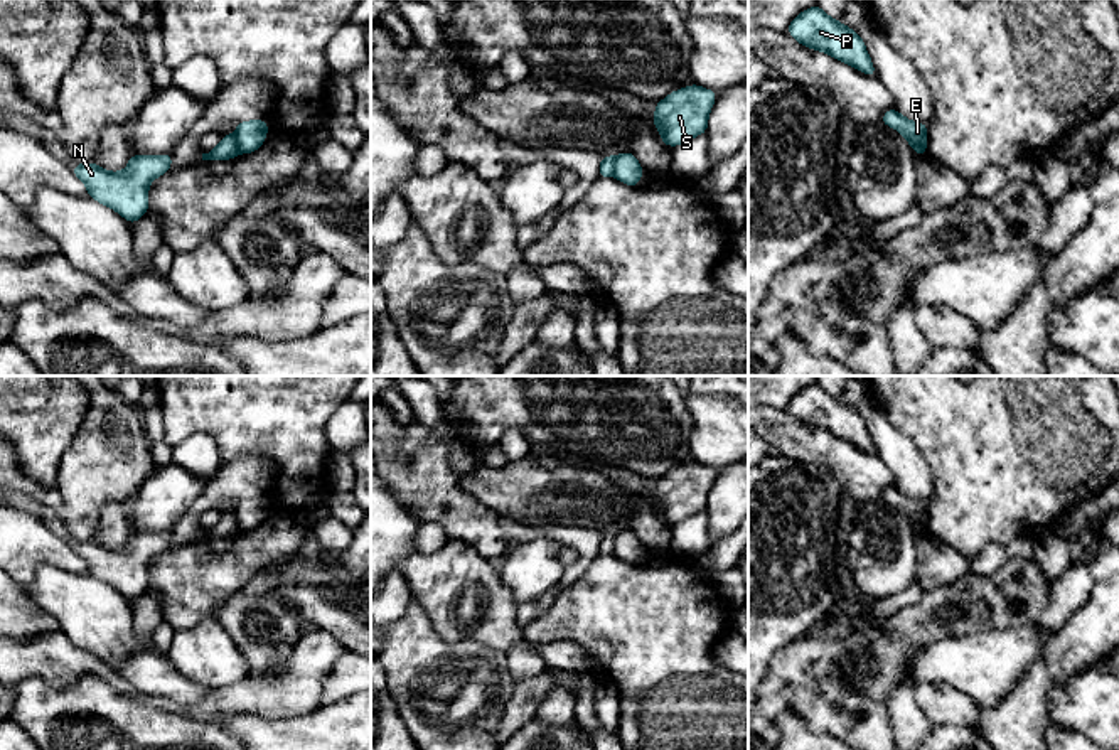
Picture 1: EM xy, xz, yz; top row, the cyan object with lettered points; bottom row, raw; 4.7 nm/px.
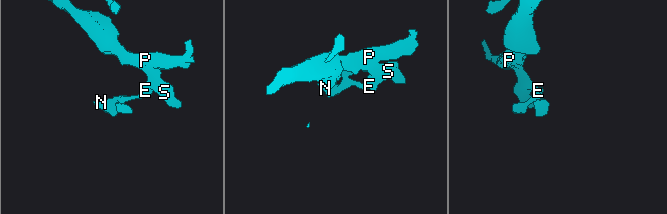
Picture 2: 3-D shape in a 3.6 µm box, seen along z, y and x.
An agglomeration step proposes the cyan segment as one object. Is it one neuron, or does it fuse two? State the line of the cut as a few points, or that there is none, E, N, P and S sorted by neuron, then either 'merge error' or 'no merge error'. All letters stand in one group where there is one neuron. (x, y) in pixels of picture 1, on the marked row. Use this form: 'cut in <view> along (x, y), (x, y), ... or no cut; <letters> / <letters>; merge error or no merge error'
cut in xy along (235, 135), (240, 152); E P S / N; merge error

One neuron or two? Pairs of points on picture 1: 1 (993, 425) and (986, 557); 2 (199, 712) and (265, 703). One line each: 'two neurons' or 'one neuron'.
1: two neurons
2: one neuron

